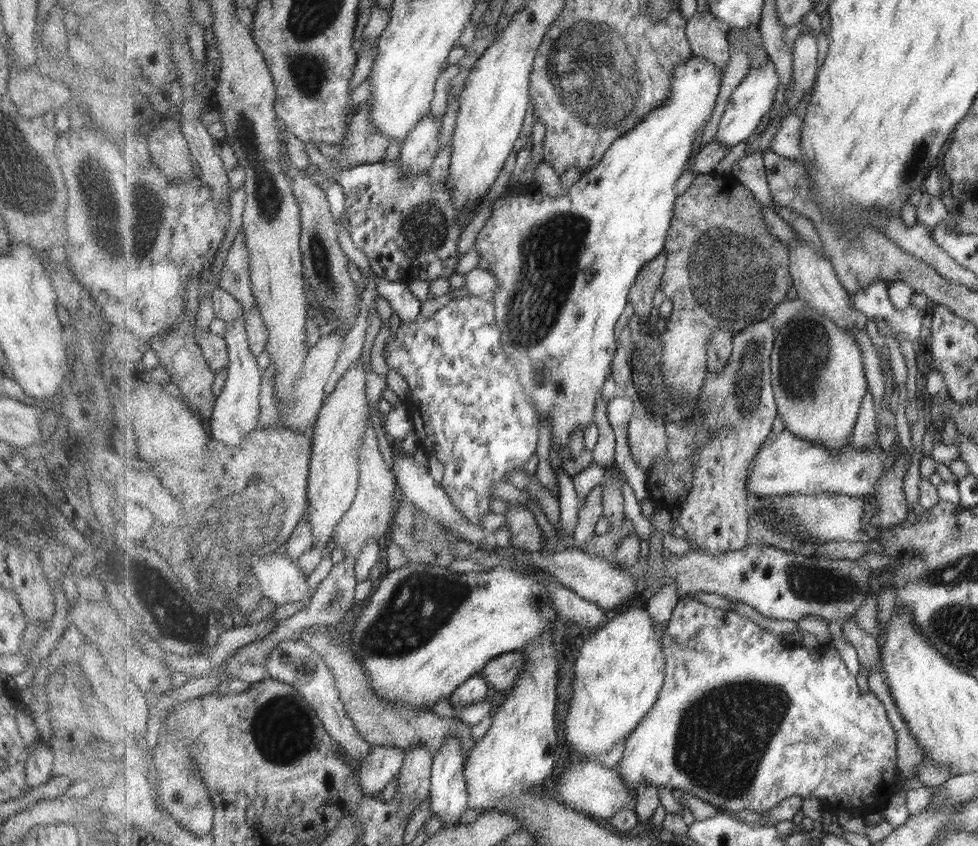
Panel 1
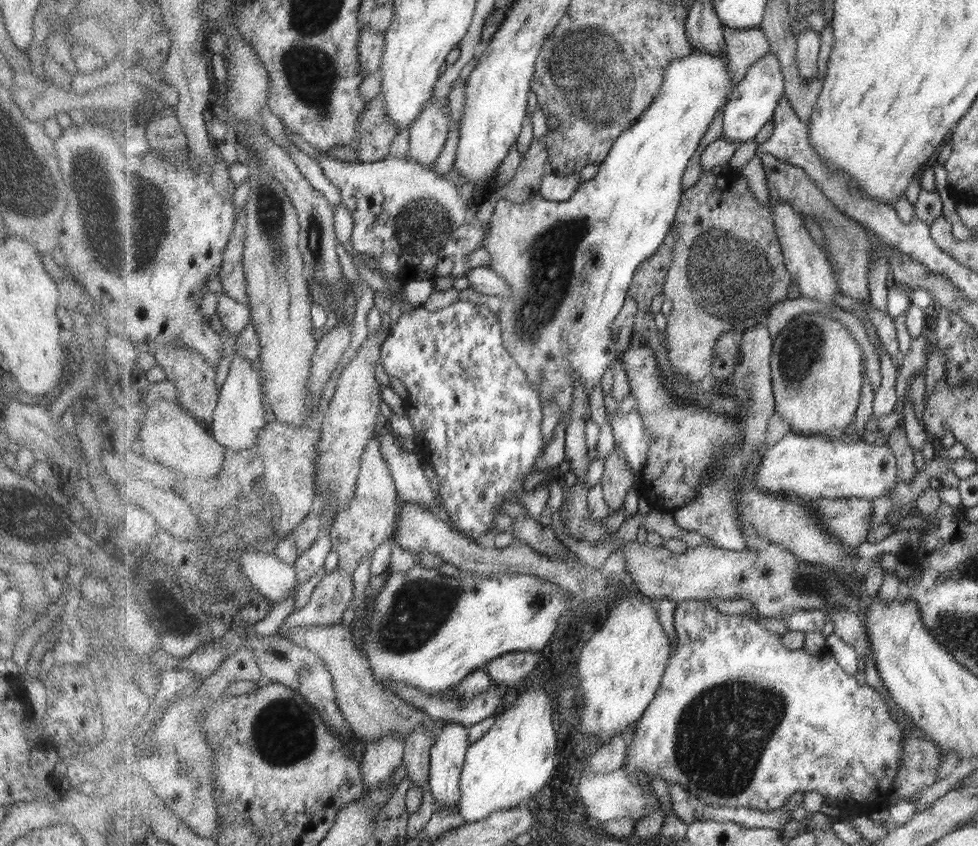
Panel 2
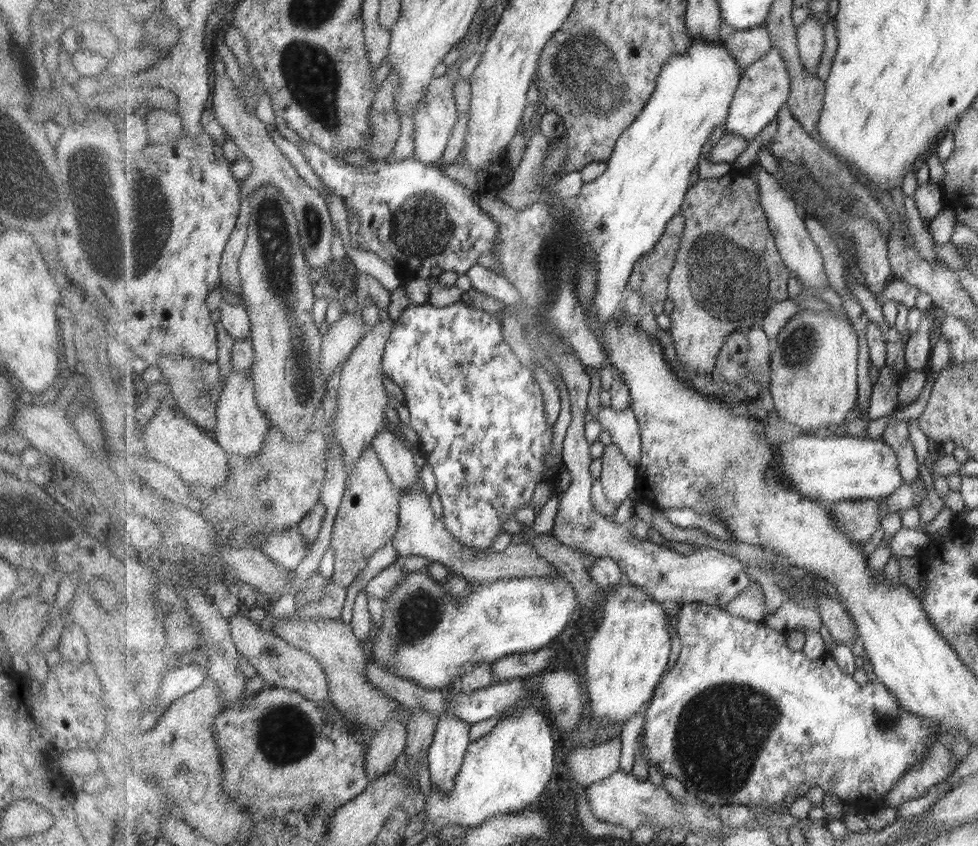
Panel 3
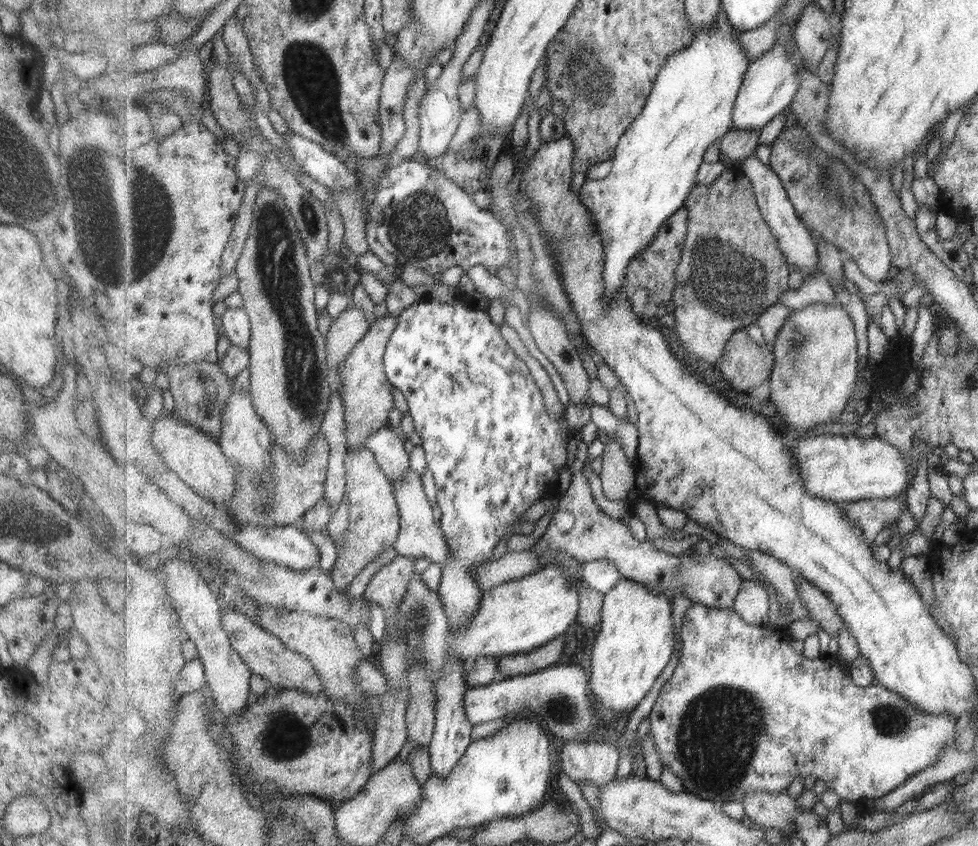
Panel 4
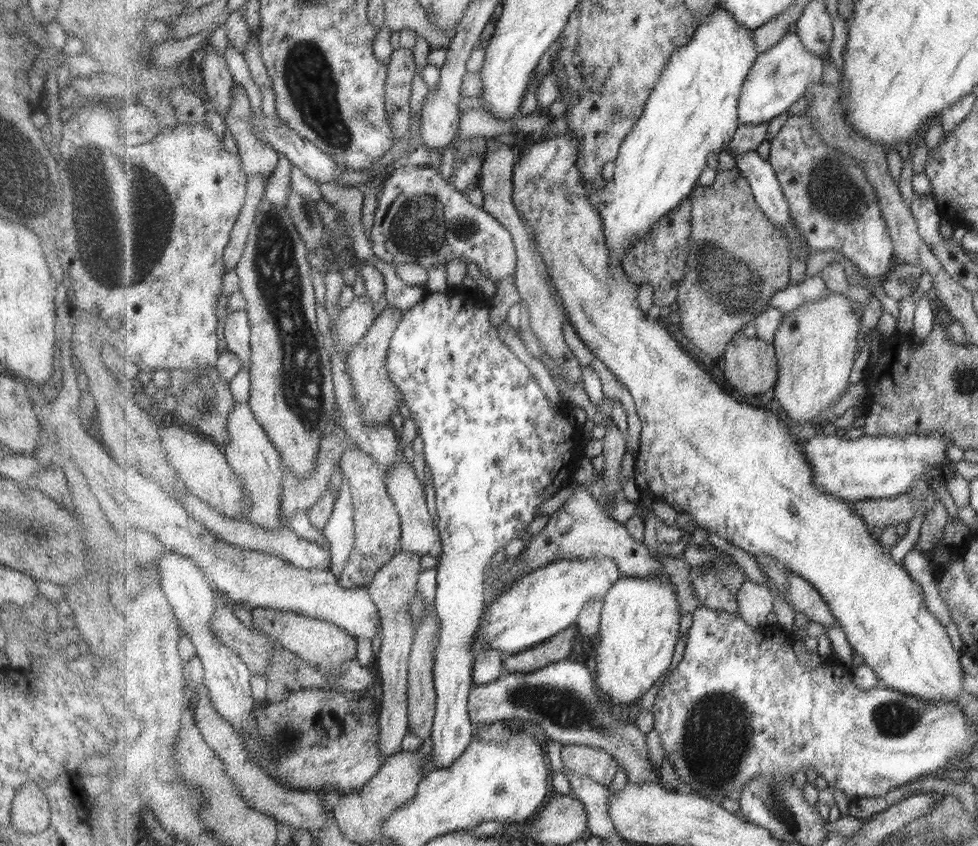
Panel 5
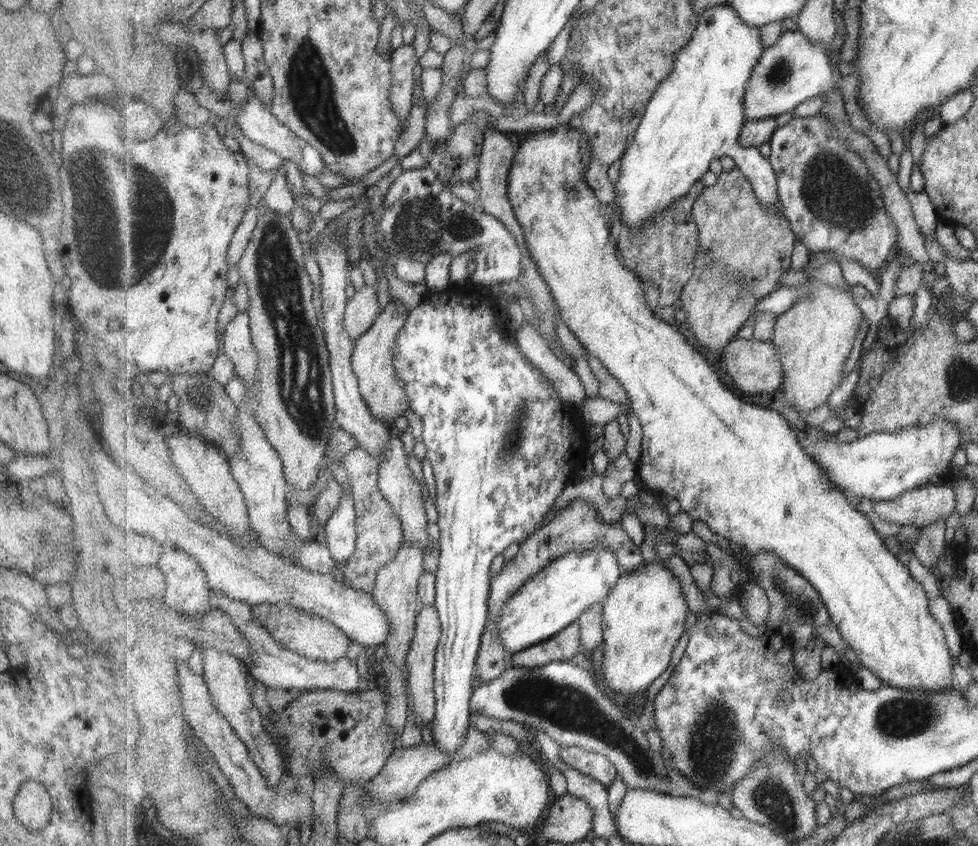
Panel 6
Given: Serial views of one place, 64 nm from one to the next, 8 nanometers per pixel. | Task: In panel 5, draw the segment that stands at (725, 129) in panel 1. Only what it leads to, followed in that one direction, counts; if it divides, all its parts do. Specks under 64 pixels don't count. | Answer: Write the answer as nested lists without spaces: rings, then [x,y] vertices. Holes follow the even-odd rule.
[[[787,33],[781,42],[762,52],[744,82],[739,99],[739,124],[770,124],[780,114],[791,110],[795,102],[806,96],[814,82],[820,82],[825,72],[825,60],[811,52],[800,36]]]

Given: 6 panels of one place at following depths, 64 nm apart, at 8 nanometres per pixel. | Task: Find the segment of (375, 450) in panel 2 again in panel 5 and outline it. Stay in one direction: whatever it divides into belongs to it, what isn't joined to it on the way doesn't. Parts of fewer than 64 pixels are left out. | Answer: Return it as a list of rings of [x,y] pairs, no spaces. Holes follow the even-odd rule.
[[[351,444],[341,458],[341,469],[349,478],[353,495],[356,524],[356,541],[348,563],[338,577],[344,587],[367,588],[378,570],[400,551],[402,519],[393,498],[387,492],[385,469],[357,444]]]

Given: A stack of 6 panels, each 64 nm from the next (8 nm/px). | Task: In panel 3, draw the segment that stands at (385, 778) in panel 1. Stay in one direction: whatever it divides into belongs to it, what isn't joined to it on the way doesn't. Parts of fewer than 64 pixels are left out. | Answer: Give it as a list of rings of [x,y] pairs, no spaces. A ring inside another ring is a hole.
[[[395,715],[382,729],[369,737],[366,769],[372,780],[392,771],[397,758],[405,752],[408,728],[404,720],[406,718],[403,715]]]

